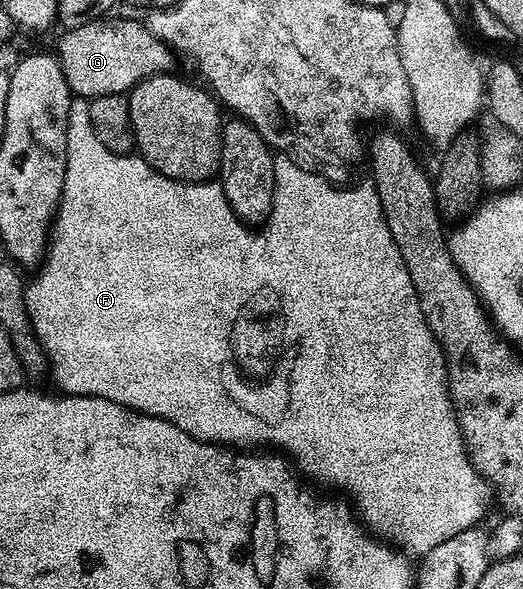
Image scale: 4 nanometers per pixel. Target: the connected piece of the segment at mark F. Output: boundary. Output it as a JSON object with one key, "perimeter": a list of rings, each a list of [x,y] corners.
{"perimeter":[[[72,120],[72,131],[68,133],[66,181],[62,183],[62,203],[58,205],[58,214],[52,221],[52,231],[48,237],[48,247],[44,253],[44,259],[41,261],[41,268],[42,272],[35,274],[34,281],[31,284],[29,281],[25,285],[26,312],[30,315],[30,327],[46,355],[49,375],[54,375],[54,380],[62,387],[59,389],[63,393],[72,396],[108,398],[108,402],[116,402],[125,408],[134,408],[138,412],[172,422],[177,428],[188,433],[193,440],[209,442],[219,446],[233,446],[238,450],[253,449],[253,444],[274,443],[278,447],[275,449],[285,453],[296,465],[299,473],[305,474],[307,472],[311,476],[311,478],[309,477],[311,481],[323,480],[326,484],[335,484],[336,487],[350,492],[351,497],[349,496],[349,499],[356,509],[357,519],[377,539],[401,550],[403,553],[409,554],[411,557],[414,555],[415,558],[421,558],[426,555],[428,550],[440,546],[440,542],[448,542],[448,538],[475,527],[479,523],[478,512],[489,510],[490,500],[492,504],[492,489],[490,483],[474,469],[470,456],[466,453],[466,444],[462,440],[458,416],[454,413],[454,403],[450,400],[450,387],[446,385],[446,356],[442,353],[442,345],[431,334],[430,327],[426,324],[426,315],[422,313],[422,307],[418,301],[418,292],[414,289],[412,278],[404,266],[404,258],[392,238],[392,230],[388,230],[388,222],[382,213],[380,198],[369,183],[362,184],[359,188],[333,188],[328,181],[321,180],[316,173],[301,168],[294,160],[289,160],[286,154],[279,155],[274,161],[274,197],[272,198],[268,223],[255,230],[253,227],[243,224],[238,215],[230,208],[230,203],[224,194],[221,183],[186,184],[183,180],[167,180],[164,174],[156,171],[147,160],[142,159],[141,155],[127,154],[121,156],[112,150],[108,150],[108,146],[104,146],[104,142],[100,142],[100,138],[96,138],[90,120]]]}

